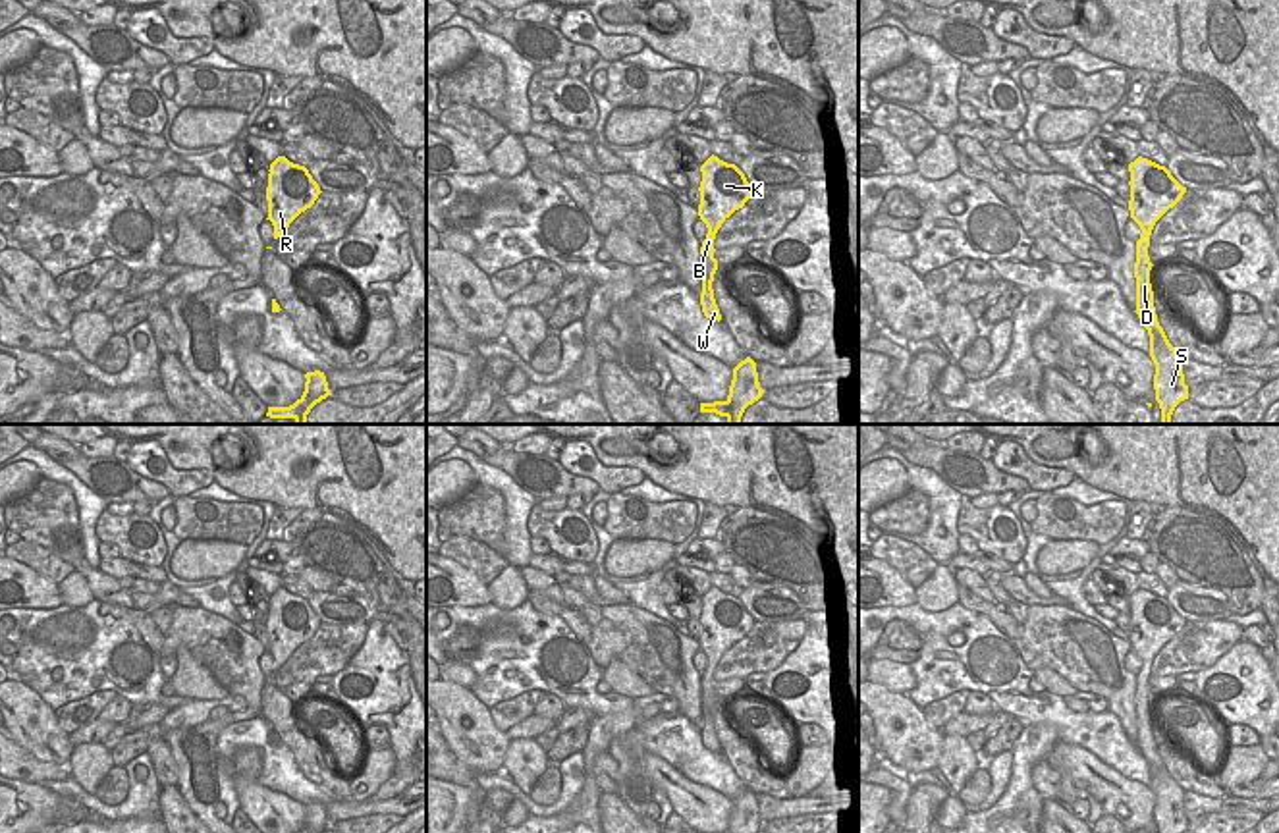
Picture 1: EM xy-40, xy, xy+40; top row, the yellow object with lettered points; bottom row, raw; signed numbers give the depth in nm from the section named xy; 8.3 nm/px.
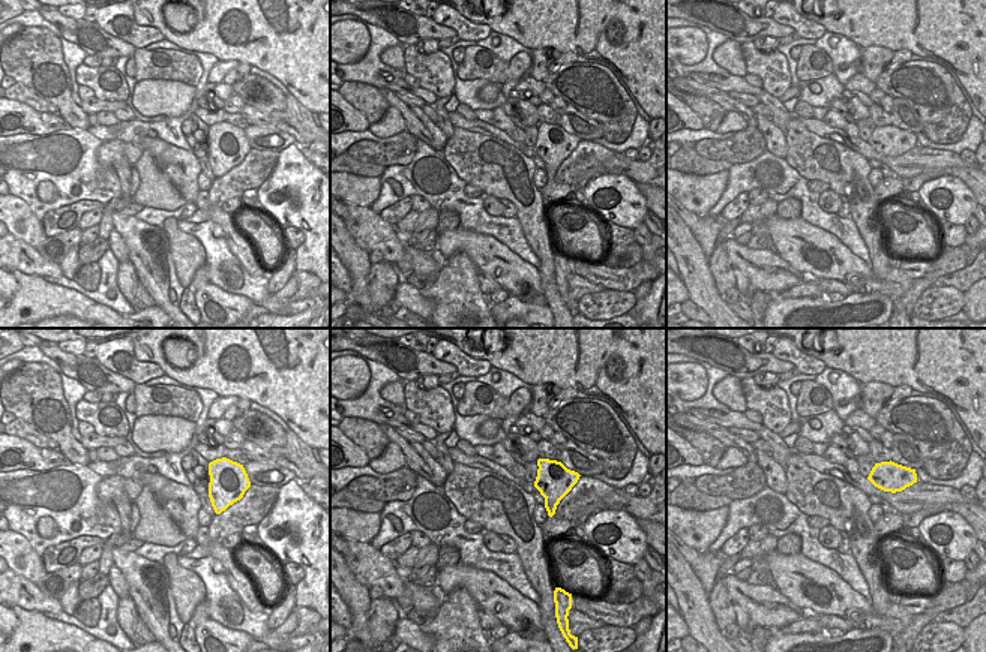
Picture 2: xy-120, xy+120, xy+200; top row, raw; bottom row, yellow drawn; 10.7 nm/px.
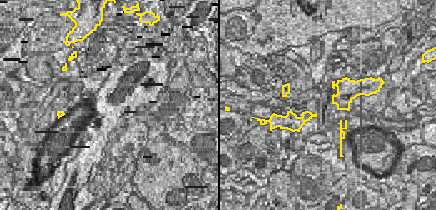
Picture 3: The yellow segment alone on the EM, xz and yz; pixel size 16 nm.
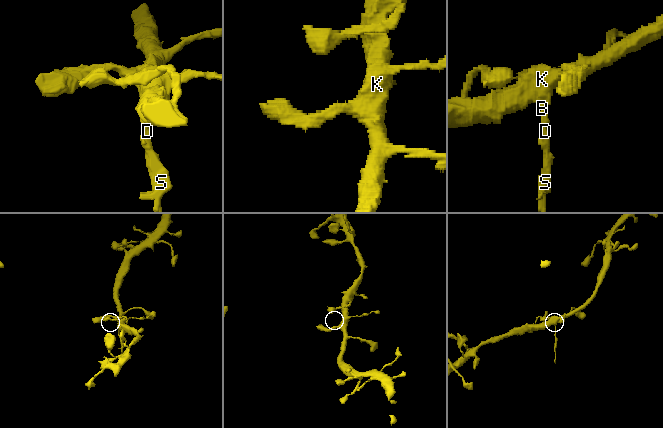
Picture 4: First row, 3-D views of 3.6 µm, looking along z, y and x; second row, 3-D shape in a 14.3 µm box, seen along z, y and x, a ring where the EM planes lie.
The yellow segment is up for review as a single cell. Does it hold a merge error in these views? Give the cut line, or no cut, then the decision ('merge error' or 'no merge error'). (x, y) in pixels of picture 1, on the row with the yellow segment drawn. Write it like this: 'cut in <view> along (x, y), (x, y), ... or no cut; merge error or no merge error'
cut in xy+40 along (1150, 268), (1135, 270); merge error

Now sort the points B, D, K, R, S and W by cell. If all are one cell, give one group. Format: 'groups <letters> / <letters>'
groups B K R / D S W

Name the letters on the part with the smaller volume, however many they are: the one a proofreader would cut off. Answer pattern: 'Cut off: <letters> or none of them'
Cut off: D, S, W

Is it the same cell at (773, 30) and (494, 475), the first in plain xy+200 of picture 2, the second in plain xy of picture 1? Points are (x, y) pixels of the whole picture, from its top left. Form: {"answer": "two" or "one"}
{"answer": "two"}

